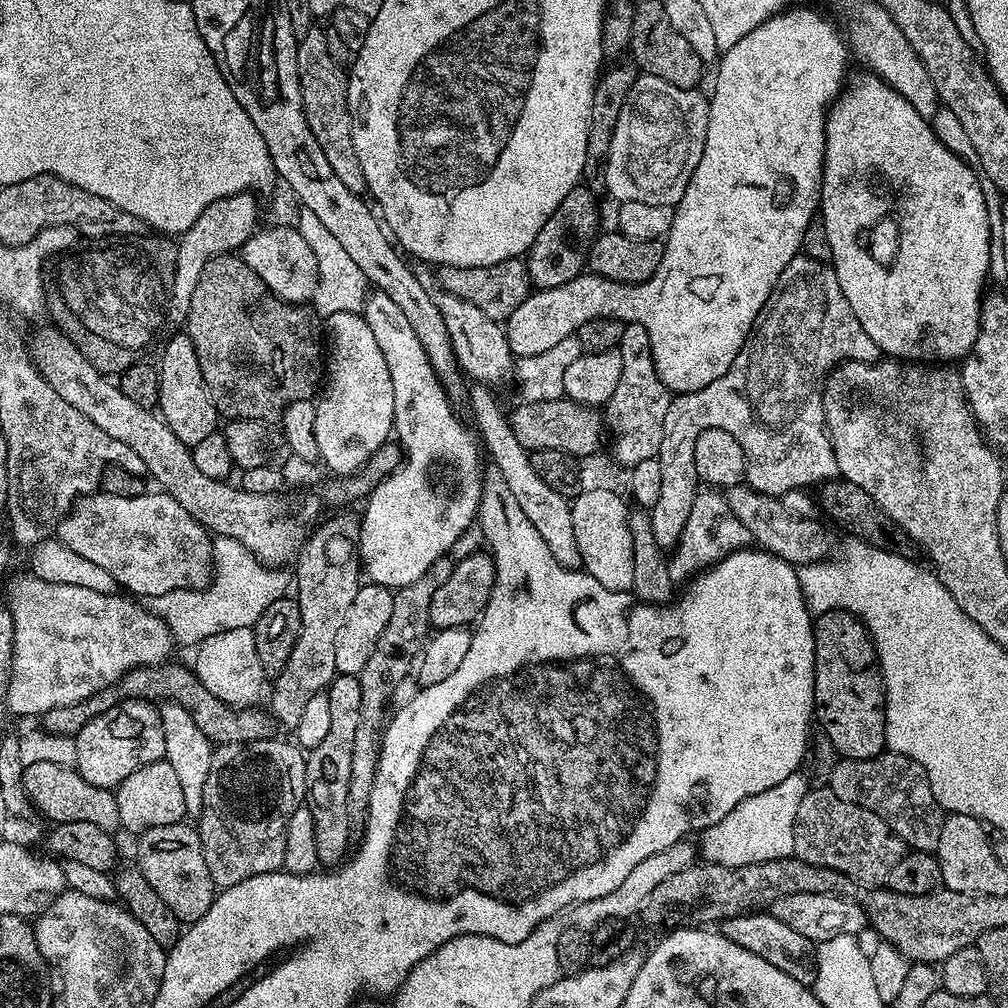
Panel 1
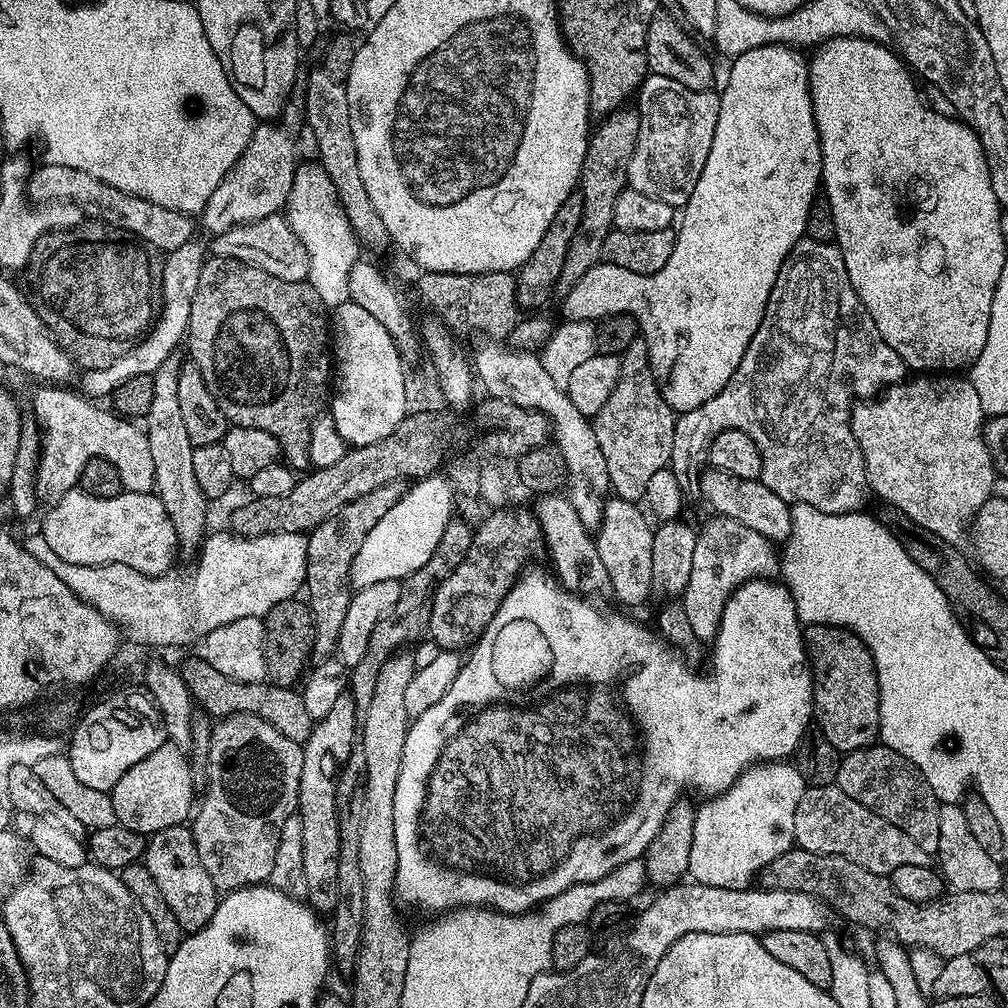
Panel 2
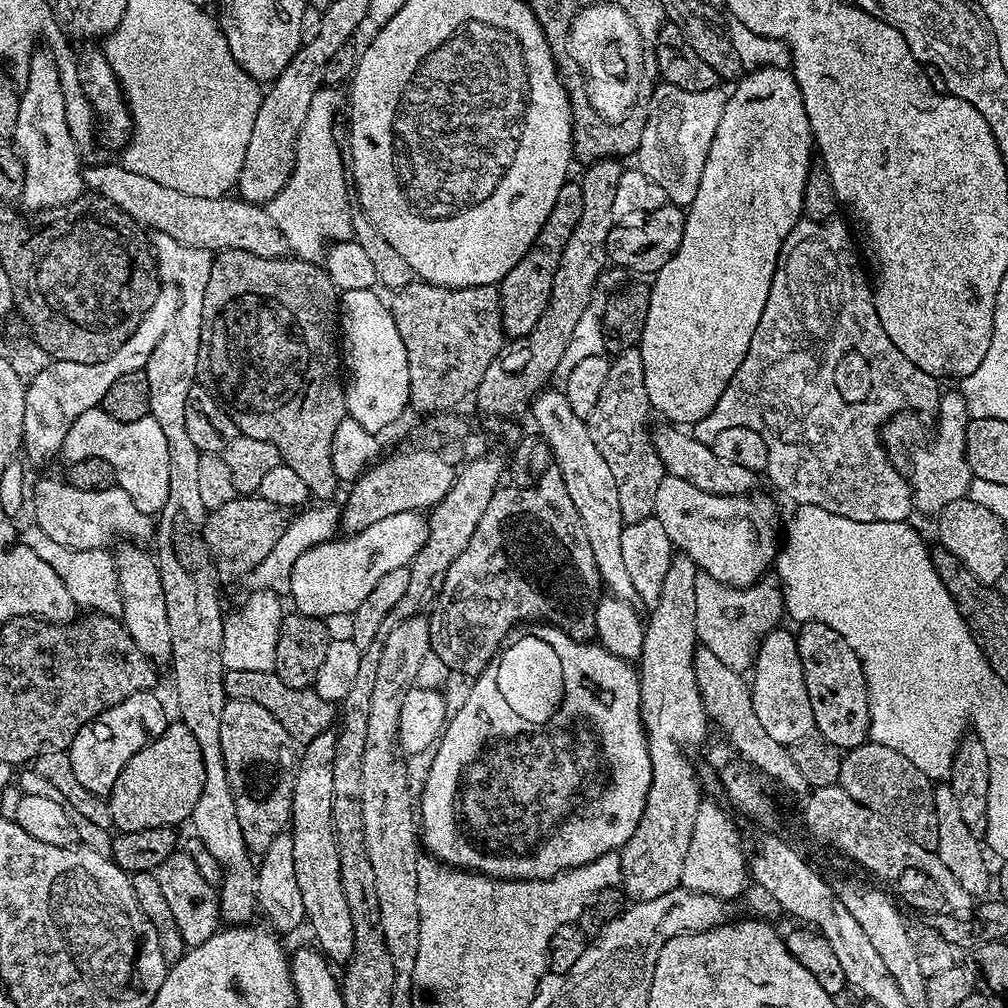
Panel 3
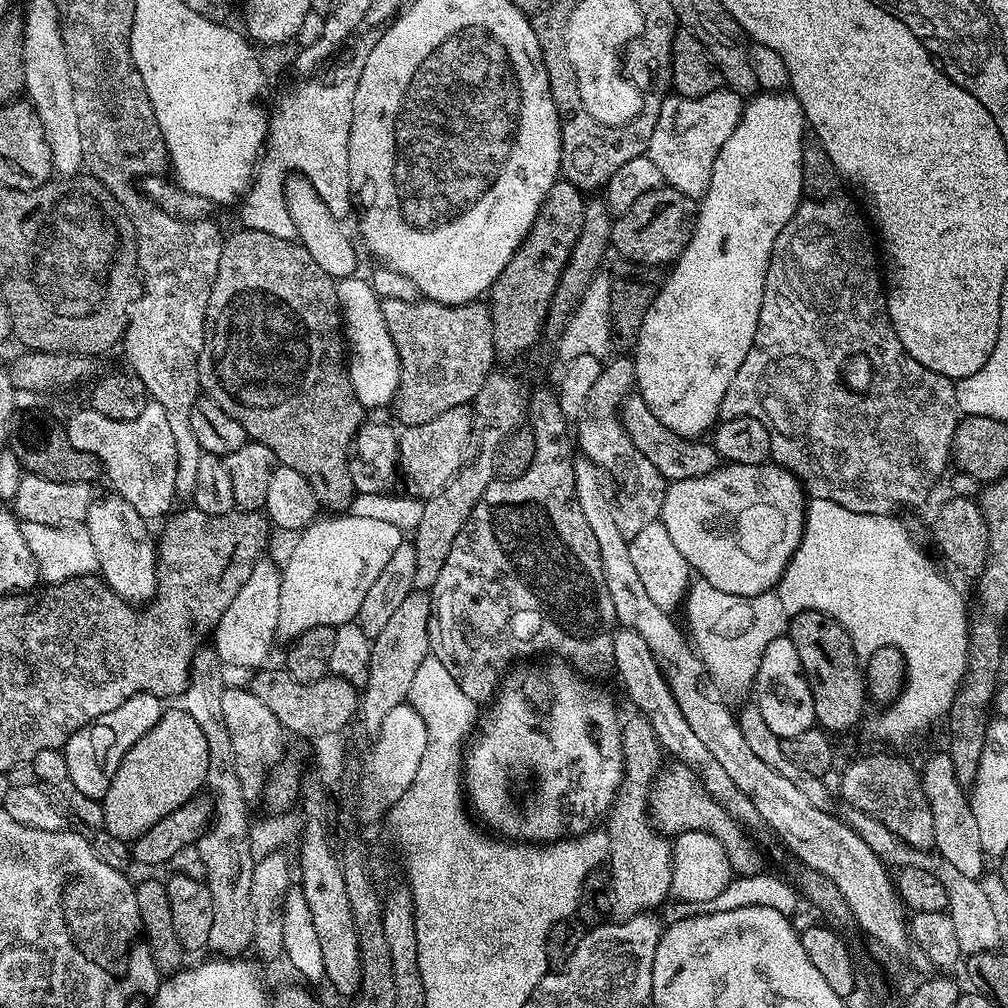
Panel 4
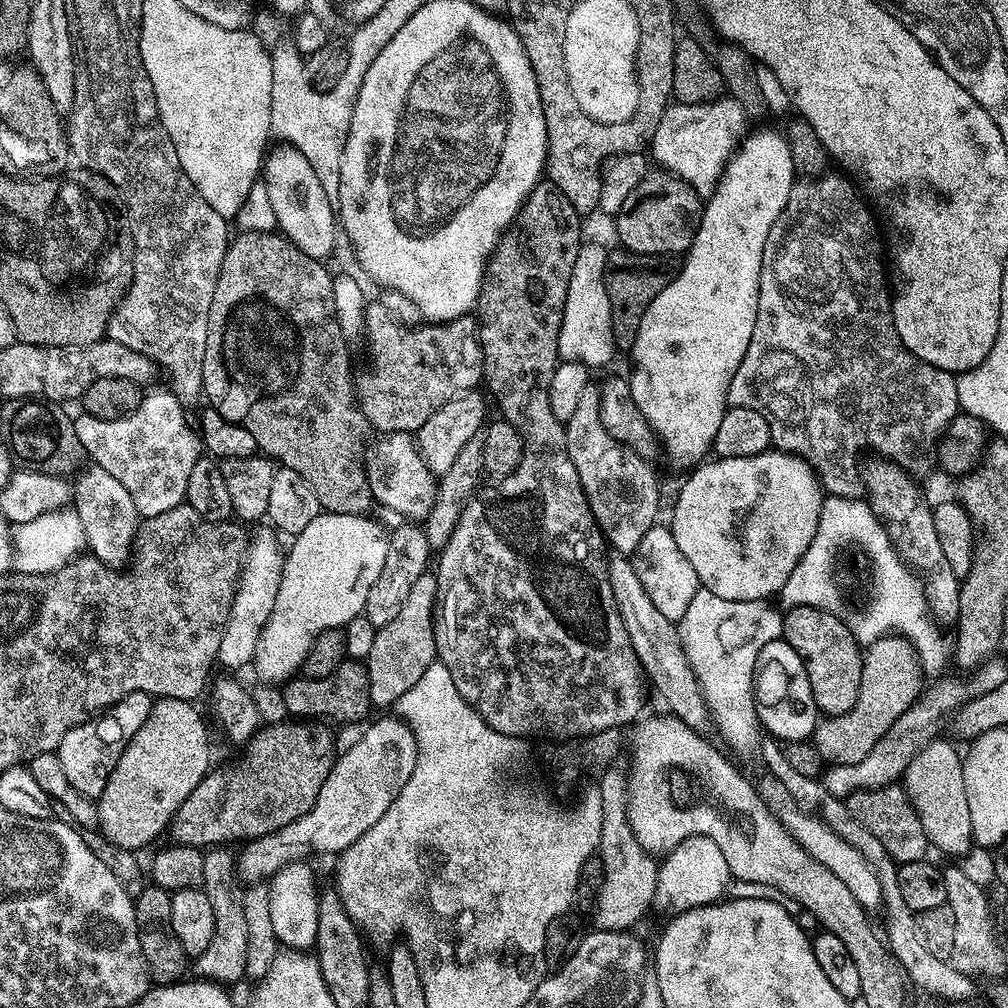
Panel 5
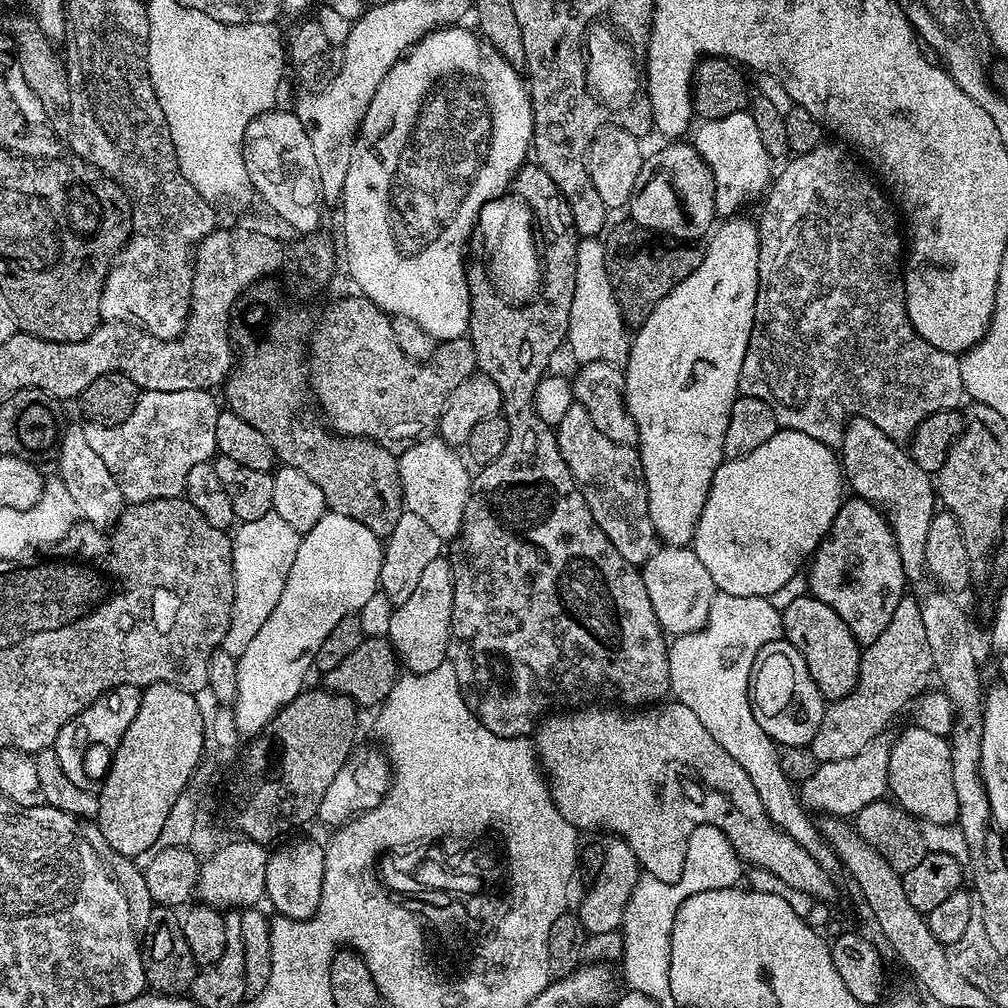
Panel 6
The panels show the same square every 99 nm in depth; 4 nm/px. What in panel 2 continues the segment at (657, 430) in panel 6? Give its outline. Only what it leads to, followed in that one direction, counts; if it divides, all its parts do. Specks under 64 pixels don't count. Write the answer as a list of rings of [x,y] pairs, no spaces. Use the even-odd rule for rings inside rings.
[[[771,44],[770,46],[758,46],[758,50],[746,50],[746,54],[735,57],[731,64],[732,69],[728,72],[728,81],[724,84],[724,92],[719,93],[718,126],[714,126],[714,142],[710,142],[710,155],[706,158],[706,166],[702,166],[702,174],[698,178],[698,186],[694,186],[694,194],[690,194],[687,204],[682,209],[678,227],[675,229],[674,250],[670,254],[666,266],[662,266],[662,270],[658,270],[654,274],[643,276],[634,274],[634,270],[622,270],[622,266],[601,262],[590,270],[586,270],[586,274],[582,274],[582,278],[578,278],[575,286],[563,293],[565,321],[592,322],[605,316],[623,316],[625,314],[636,319],[642,339],[648,344],[650,366],[662,398],[677,414],[702,406],[730,382],[731,375],[742,362],[743,354],[746,353],[747,346],[754,338],[759,323],[762,322],[767,299],[770,298],[771,291],[774,289],[775,279],[778,278],[784,260],[790,254],[790,250],[805,235],[806,218],[810,214],[810,206],[813,200],[817,199],[818,189],[822,184],[824,159],[820,153],[820,135],[816,129],[816,119],[812,109],[812,91],[808,88],[809,61],[806,59],[805,53],[795,48],[788,48],[784,44]]]

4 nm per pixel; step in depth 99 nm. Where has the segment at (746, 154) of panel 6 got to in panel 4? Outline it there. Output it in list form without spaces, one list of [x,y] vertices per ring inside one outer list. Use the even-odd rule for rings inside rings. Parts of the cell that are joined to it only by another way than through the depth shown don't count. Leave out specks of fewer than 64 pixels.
[[[721,90],[702,98],[686,98],[675,94],[665,95],[660,104],[658,122],[648,139],[647,156],[658,166],[667,187],[699,201],[710,184],[712,167],[718,150],[738,126],[744,112],[742,97],[737,92]]]

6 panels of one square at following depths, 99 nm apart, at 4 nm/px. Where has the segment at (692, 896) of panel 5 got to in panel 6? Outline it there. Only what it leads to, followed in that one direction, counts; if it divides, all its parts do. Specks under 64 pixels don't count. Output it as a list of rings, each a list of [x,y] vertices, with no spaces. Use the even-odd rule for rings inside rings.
[[[700,824],[688,836],[688,845],[685,847],[682,857],[682,867],[676,880],[678,882],[666,884],[670,882],[649,875],[638,880],[625,908],[622,925],[622,933],[624,932],[624,976],[622,972],[622,980],[623,983],[624,980],[628,983],[629,989],[637,992],[656,990],[652,988],[667,989],[670,982],[670,934],[674,930],[674,918],[678,914],[682,902],[686,902],[686,898],[689,896],[706,890],[737,887],[741,883],[740,868],[742,869],[741,858],[734,850],[732,843],[726,838],[726,834],[722,834],[722,830],[709,824]]]

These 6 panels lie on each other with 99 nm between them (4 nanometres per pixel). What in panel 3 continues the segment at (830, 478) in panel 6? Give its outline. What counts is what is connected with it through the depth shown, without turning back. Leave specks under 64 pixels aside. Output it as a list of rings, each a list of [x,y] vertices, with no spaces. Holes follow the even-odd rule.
[[[665,475],[664,481],[658,486],[658,498],[654,498],[654,515],[658,522],[662,522],[662,527],[673,545],[681,553],[689,556],[703,575],[712,576],[718,582],[730,584],[733,588],[747,588],[773,567],[778,555],[776,531],[779,528],[781,531],[782,528],[782,520],[780,524],[775,502],[768,496],[756,495],[723,496],[698,490],[698,486],[690,486],[690,482],[677,476]]]

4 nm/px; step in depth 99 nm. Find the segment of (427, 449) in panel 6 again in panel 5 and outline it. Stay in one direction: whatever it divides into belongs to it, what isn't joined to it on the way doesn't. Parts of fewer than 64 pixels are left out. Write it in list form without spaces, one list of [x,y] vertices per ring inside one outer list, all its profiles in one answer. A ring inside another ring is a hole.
[[[407,432],[385,435],[380,445],[375,445],[368,465],[368,480],[371,482],[372,498],[377,505],[389,508],[412,522],[422,522],[436,505],[438,480],[428,463],[420,457],[419,447]]]

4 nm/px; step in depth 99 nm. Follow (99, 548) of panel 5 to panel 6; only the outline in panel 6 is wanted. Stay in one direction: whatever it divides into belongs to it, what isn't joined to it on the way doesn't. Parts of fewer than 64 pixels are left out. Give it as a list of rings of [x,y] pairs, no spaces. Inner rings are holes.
[[[79,423],[77,425],[72,424],[69,428],[67,425],[61,431],[58,445],[59,456],[60,472],[58,472],[58,479],[66,486],[66,490],[70,490],[70,495],[74,497],[74,506],[79,519],[95,524],[101,530],[115,525],[121,512],[126,507],[126,501],[114,477],[102,464],[102,459],[98,458],[97,452],[86,442],[86,434]]]

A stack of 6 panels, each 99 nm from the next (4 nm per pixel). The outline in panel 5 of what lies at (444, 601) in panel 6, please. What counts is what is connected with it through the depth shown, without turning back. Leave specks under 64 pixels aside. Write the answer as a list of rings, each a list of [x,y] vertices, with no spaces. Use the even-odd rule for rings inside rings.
[[[431,571],[423,572],[414,581],[410,595],[402,610],[386,626],[377,628],[374,646],[366,657],[366,667],[370,678],[370,698],[373,705],[395,705],[397,700],[426,674],[430,665],[437,663],[436,655],[436,619],[438,616],[438,593],[436,577]]]

